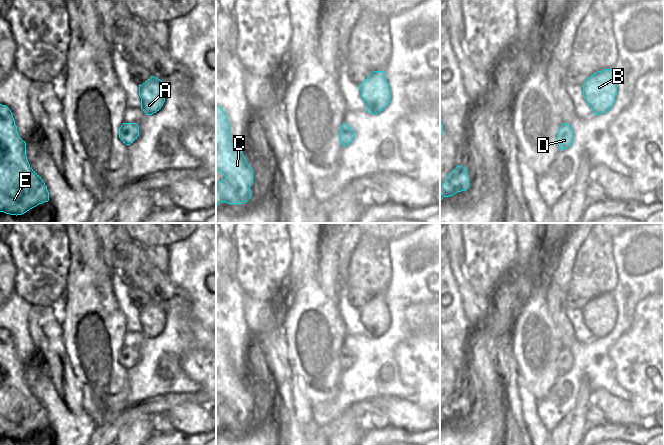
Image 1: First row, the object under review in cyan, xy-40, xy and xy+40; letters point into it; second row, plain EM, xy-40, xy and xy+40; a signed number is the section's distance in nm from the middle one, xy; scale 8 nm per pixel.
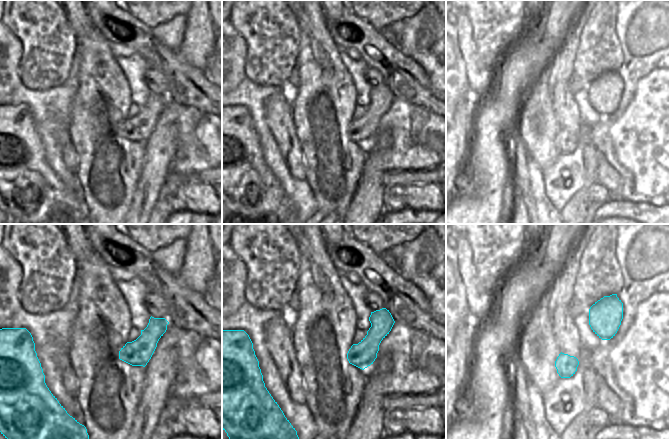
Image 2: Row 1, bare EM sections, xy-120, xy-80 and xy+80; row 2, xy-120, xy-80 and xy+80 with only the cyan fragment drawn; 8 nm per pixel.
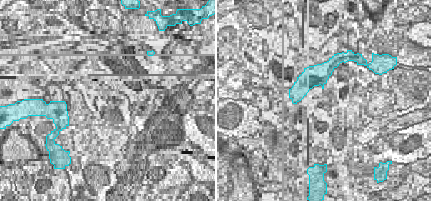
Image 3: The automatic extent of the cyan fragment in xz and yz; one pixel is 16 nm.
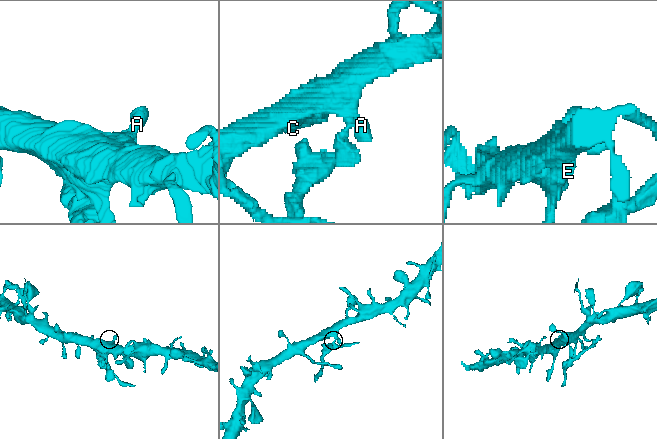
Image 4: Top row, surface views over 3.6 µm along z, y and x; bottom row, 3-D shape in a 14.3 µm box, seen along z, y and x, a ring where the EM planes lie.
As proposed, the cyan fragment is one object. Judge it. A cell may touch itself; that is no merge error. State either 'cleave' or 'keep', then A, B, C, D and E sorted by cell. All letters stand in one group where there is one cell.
keep; A B C D E

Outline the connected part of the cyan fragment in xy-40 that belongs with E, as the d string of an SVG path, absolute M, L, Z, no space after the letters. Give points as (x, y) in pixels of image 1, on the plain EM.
M0 328L0 436L22 439L39 428L49 425L47 410L30 391L26 367L18 356L11 334Z

